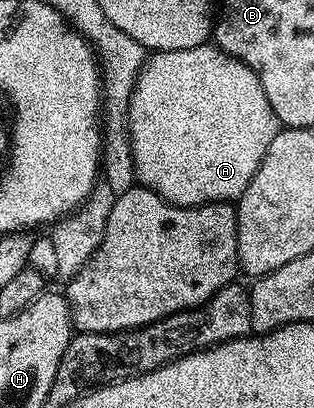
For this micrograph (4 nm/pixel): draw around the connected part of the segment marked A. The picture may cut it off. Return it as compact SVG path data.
M211 41L193 49L154 52L137 77L127 112L138 186L149 188L165 202L179 207L238 201L249 189L249 181L253 181L269 145L273 145L273 137L281 129L257 73Z

